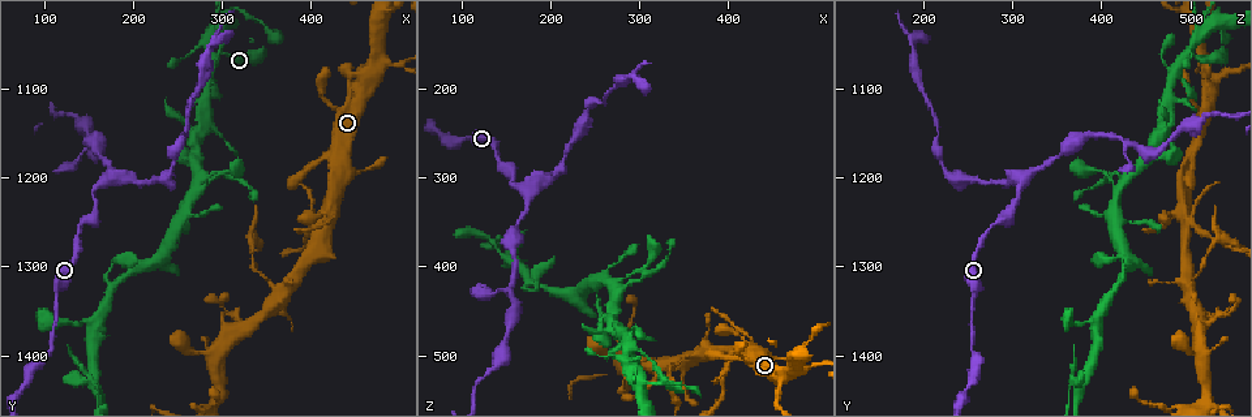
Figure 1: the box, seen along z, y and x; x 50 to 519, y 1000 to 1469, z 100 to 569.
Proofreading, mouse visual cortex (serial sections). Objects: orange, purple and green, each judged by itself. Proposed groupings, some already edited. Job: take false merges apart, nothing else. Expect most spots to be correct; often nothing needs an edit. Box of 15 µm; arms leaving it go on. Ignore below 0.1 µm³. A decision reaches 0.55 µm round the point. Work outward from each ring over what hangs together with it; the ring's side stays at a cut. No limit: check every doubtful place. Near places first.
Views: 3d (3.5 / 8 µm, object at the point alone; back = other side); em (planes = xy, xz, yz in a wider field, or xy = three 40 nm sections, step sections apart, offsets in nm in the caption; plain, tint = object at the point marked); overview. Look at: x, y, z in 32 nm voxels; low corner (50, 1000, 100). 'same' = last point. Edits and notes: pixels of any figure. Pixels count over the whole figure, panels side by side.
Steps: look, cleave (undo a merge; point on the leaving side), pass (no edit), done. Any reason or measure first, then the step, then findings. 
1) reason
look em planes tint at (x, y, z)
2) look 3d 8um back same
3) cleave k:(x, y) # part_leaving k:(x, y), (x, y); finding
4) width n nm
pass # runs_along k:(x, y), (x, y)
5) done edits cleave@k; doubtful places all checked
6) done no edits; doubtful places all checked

look 3d 3.5um back at (500, 1075, 510)

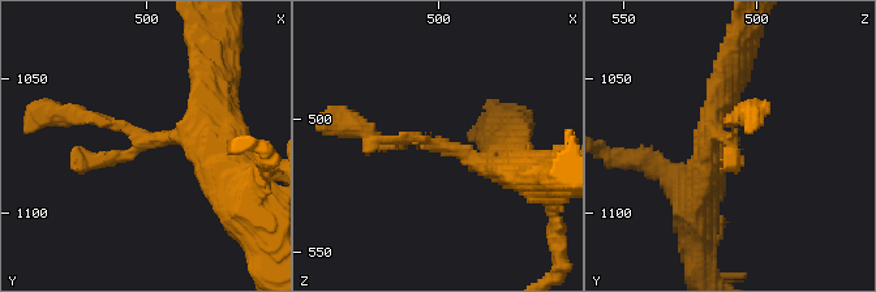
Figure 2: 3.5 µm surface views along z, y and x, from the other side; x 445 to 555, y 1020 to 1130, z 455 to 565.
look em xy step 2 tint at (500, 1072, 510)

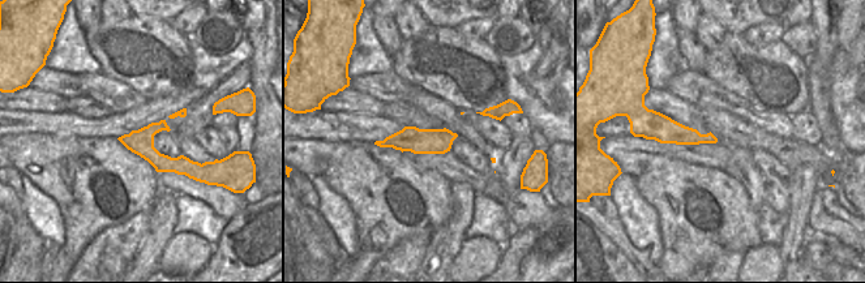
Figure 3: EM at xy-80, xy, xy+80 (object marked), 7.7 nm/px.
pass # runs_along 3:(124, 138), (162, 163), (195, 172); continuous, no second cell

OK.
look 3d 3.5um at (415, 1250, 490)

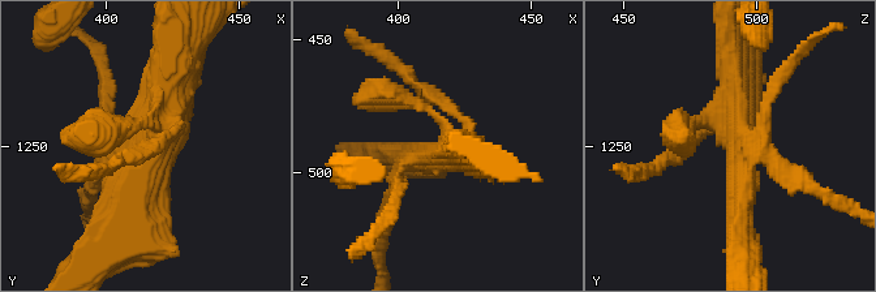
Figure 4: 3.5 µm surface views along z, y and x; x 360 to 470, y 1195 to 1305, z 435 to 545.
look em xy step 3 tint at (417, 1247, 494)

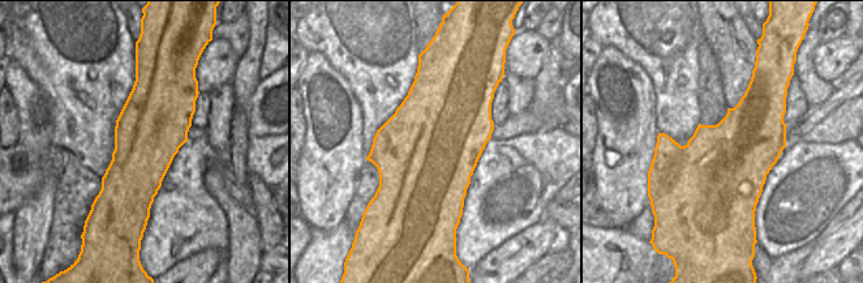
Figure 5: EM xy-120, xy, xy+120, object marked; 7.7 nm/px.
pass # runs_along 4:(187, 52), (127, 217); continuous, no second cell

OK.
two arms in line, one across
look 3d 8um at (180, 1320, 415)

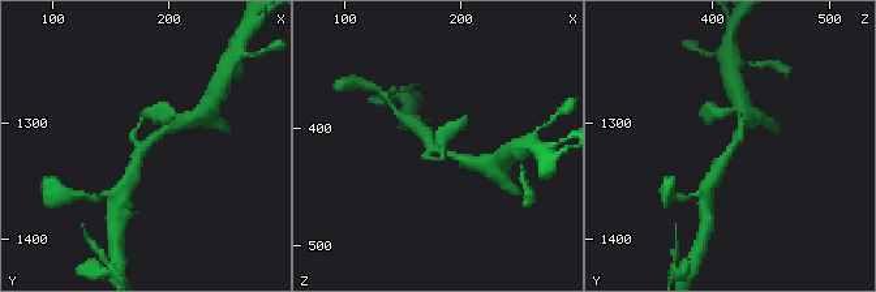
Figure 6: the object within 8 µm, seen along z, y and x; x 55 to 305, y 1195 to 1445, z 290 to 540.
look 3d 3.5um at (176, 1322, 416)

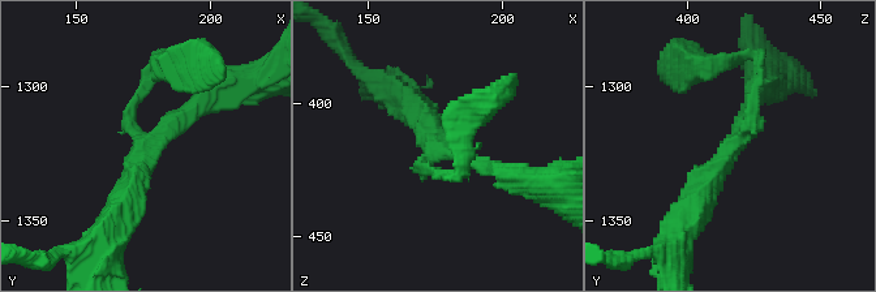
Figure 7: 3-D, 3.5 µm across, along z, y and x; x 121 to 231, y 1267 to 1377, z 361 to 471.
arms 3; arm_widths 150, 200, 350 nm
look em xy step 2 tint at (178, 1321, 417)

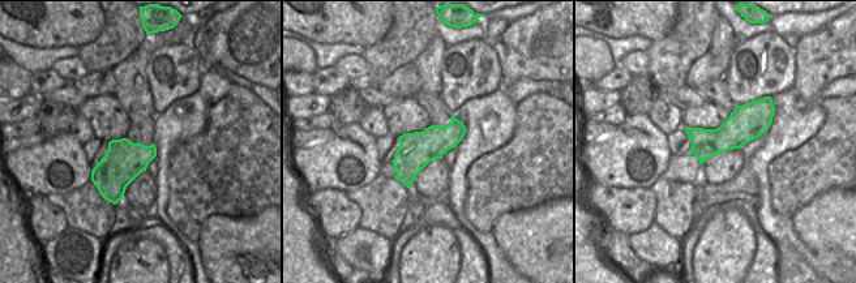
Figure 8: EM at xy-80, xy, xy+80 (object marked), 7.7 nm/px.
pass # runs_along 7:(215, 85), (140, 153), (120, 209); continuous, no second cell

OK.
done no edits; doubtful places all checked

